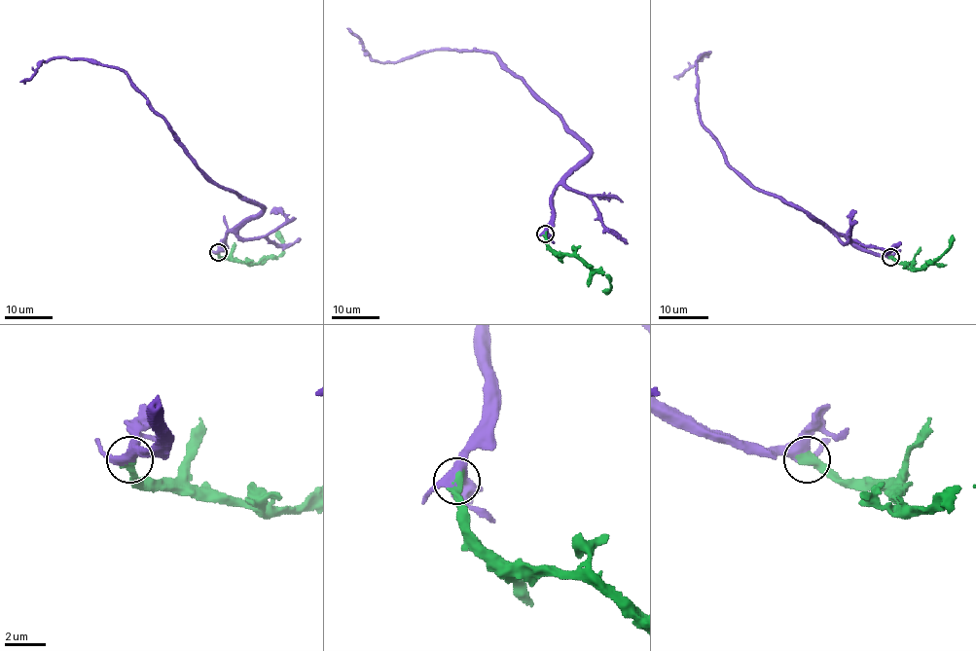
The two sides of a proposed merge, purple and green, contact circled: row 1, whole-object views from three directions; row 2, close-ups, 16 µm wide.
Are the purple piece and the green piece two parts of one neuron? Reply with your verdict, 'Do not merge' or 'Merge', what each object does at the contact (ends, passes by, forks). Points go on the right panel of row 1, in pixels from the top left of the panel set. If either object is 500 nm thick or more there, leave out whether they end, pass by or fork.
Merge

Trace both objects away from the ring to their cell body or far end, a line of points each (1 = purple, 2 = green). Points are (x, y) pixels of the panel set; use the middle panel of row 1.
1: (544, 234), (551, 218), (551, 195), (590, 153), (587, 146), (490, 53), (428, 51), (379, 61), (347, 28)
2: (545, 234), (545, 240), (553, 249), (581, 257), (593, 270), (606, 275), (609, 288), (603, 291)

